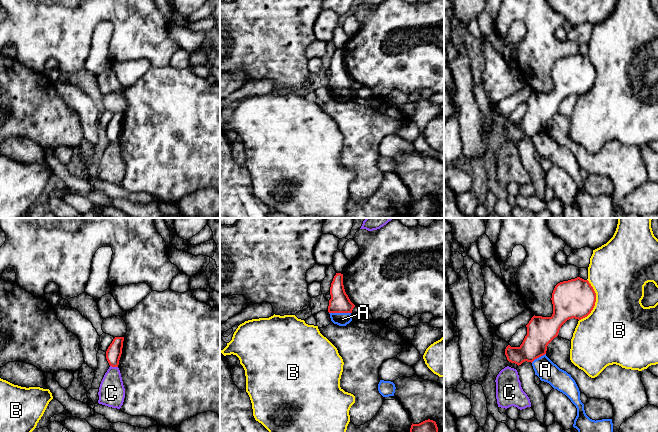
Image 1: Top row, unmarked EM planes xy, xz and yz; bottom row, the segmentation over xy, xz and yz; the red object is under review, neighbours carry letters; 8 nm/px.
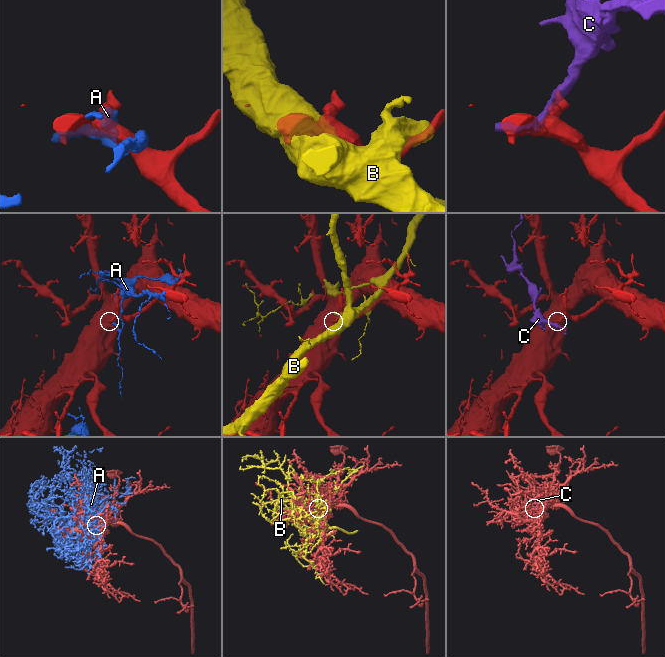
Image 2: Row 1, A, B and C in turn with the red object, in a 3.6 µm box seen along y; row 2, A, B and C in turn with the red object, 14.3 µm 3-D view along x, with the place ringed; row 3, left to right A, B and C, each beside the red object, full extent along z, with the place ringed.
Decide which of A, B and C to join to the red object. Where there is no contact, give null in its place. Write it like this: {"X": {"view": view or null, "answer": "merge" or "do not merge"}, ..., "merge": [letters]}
{"A": {"view": "xz", "answer": "do not merge"}, "B": {"view": "yz", "answer": "do not merge"}, "C": {"view": "xy", "answer": "do not merge"}, "merge": []}

